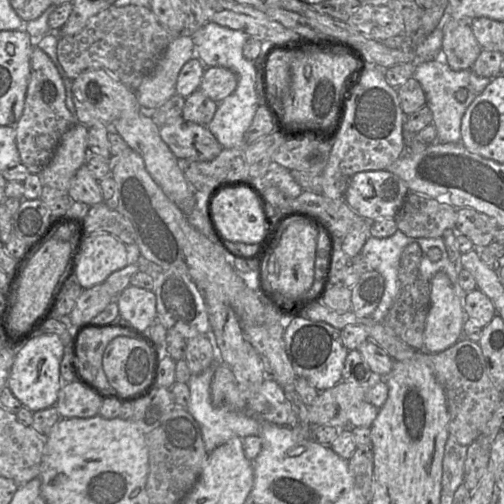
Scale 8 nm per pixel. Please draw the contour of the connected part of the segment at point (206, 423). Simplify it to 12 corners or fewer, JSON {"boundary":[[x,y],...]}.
{"boundary":[[210,367],[191,375],[186,409],[211,453],[232,437],[259,435],[262,423],[212,405]]}

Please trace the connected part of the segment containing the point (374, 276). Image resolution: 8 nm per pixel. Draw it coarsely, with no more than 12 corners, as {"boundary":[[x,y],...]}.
{"boundary":[[366,271],[351,288],[352,311],[367,318],[385,290],[384,277]]}

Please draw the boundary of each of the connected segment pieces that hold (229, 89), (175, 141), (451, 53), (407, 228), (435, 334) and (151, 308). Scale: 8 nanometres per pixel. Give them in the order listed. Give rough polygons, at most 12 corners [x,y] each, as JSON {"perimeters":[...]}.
{"perimeters":[[[225,67],[205,68],[199,90],[219,103],[238,79]],[[183,117],[161,126],[178,159],[211,161],[224,149],[207,126]],[[447,18],[444,62],[469,70],[482,51],[469,21]],[[409,192],[394,219],[409,237],[451,232],[452,205]],[[445,272],[431,280],[424,349],[463,337],[464,291]],[[128,286],[113,301],[136,335],[157,317],[154,293]]]}

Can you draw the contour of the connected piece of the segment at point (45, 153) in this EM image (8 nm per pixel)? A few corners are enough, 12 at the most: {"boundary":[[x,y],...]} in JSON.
{"boundary":[[33,46],[14,125],[21,164],[39,175],[76,123],[55,64]]}

